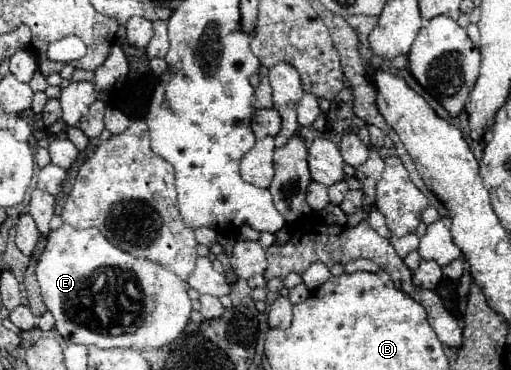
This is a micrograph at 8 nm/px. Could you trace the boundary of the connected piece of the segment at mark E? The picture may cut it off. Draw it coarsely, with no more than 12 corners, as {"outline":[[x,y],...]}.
{"outline":[[98,228],[48,234],[36,278],[70,344],[150,350],[188,284]]}

